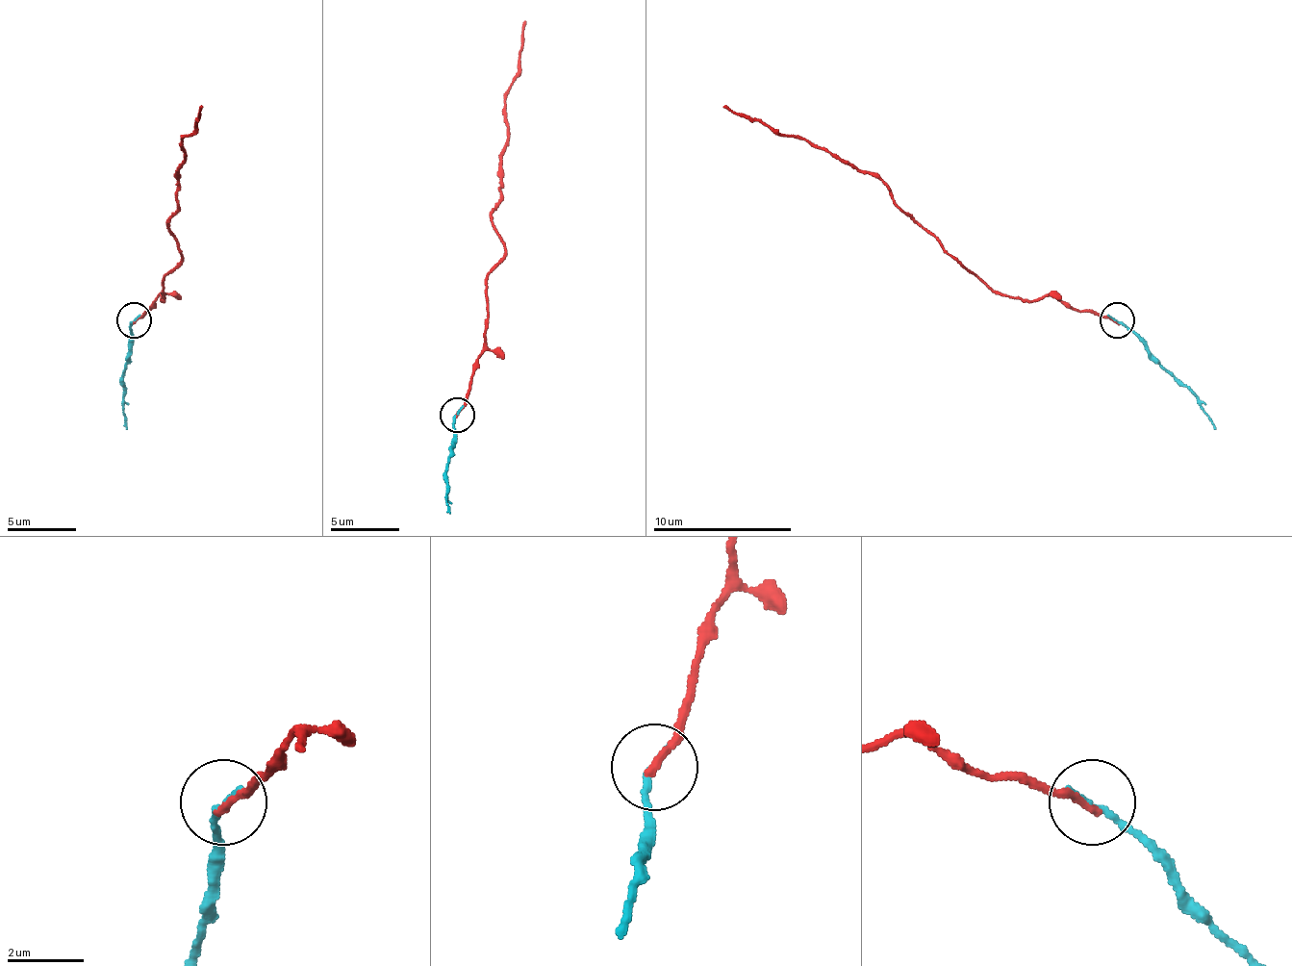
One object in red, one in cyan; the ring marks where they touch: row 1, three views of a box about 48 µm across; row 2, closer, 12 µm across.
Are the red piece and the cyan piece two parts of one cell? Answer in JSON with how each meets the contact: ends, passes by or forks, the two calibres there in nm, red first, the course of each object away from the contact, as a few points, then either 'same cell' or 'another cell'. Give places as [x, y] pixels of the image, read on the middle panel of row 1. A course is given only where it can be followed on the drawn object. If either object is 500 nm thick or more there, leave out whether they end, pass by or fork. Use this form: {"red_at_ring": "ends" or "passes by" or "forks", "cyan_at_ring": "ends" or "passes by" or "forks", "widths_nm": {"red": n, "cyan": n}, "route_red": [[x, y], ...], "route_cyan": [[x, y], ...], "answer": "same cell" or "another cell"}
{"red_at_ring": "ends", "cyan_at_ring": "ends", "widths_nm": {"red": 240, "cyan": 180}, "route_red": [[458, 414], [471, 368], [485, 351], [485, 278], [506, 250], [493, 223], [506, 91], [523, 38], [523, 21]], "route_cyan": [[458, 414], [447, 487], [450, 514]], "answer": "another cell"}

